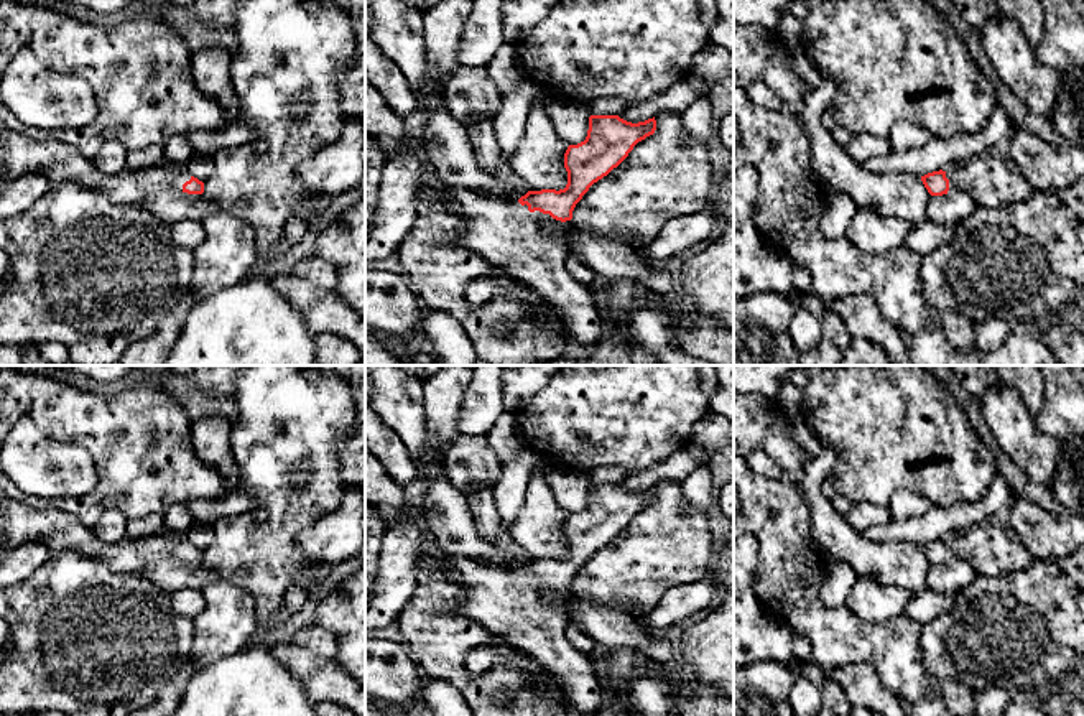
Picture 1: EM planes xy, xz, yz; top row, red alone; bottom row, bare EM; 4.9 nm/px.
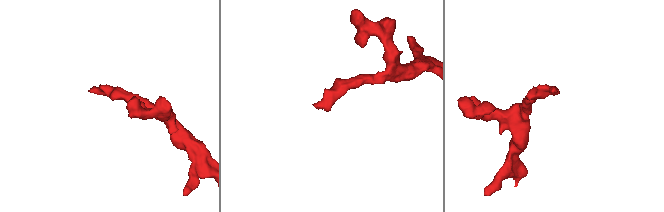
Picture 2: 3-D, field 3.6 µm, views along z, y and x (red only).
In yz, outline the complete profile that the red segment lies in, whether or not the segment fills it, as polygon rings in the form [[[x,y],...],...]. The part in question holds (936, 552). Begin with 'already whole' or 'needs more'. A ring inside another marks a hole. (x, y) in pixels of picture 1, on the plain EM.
needs more; [[[995,523],[956,532],[947,540],[928,542],[921,550],[931,565],[961,558],[987,576],[1013,574],[1028,570],[1035,561],[1018,540],[1010,540],[1005,528]]]

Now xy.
needs more; [[[0,487],[0,563],[21,543],[39,542],[49,551],[76,551],[97,558],[113,573],[146,573],[161,560],[181,560],[188,563],[202,563],[204,551],[194,546],[186,535],[163,532],[130,543],[107,543],[94,528],[84,527],[77,517],[56,507],[31,507],[23,500],[13,500]]]

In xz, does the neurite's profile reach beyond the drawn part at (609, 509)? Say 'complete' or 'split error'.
split error

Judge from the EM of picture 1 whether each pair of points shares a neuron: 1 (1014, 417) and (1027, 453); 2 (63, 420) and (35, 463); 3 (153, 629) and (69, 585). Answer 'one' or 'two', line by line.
1: one
2: two
3: one

